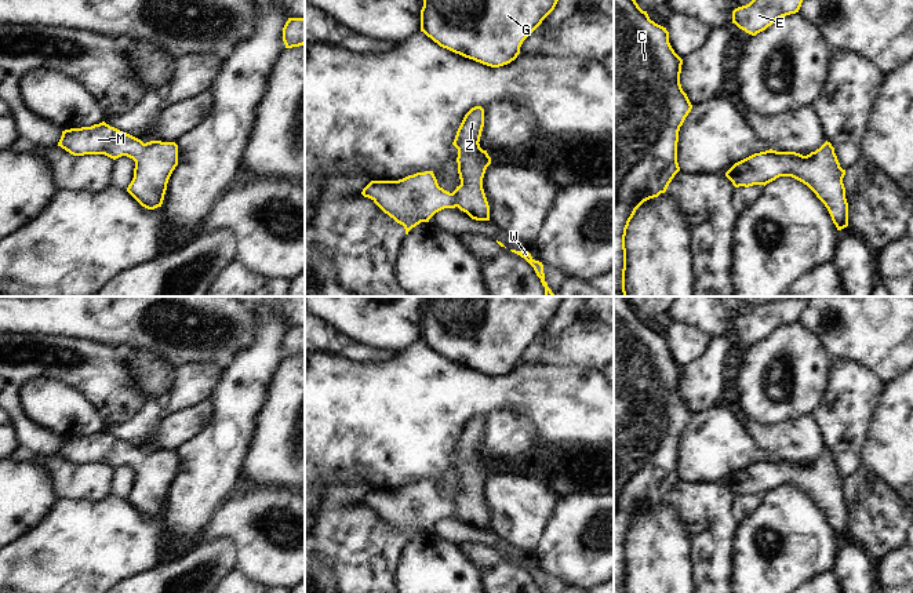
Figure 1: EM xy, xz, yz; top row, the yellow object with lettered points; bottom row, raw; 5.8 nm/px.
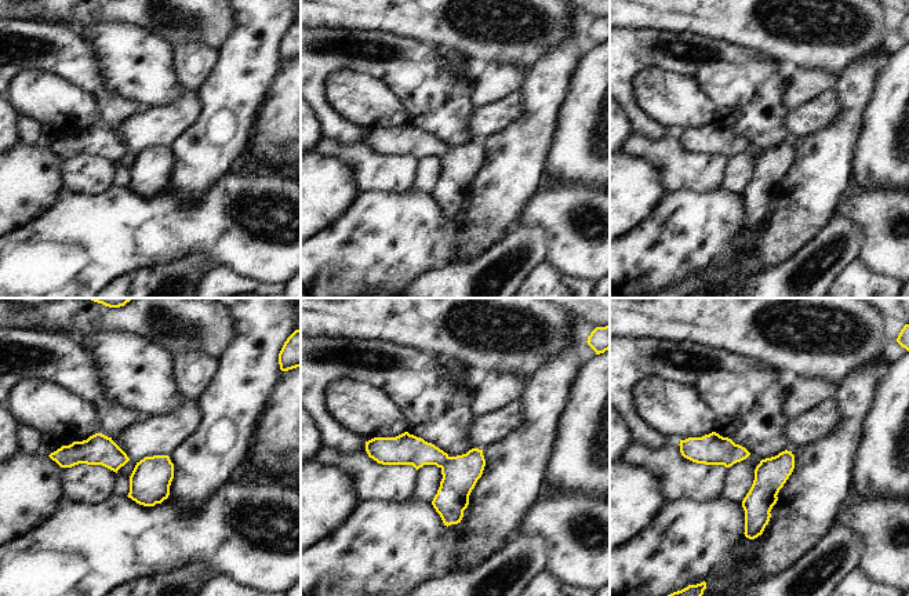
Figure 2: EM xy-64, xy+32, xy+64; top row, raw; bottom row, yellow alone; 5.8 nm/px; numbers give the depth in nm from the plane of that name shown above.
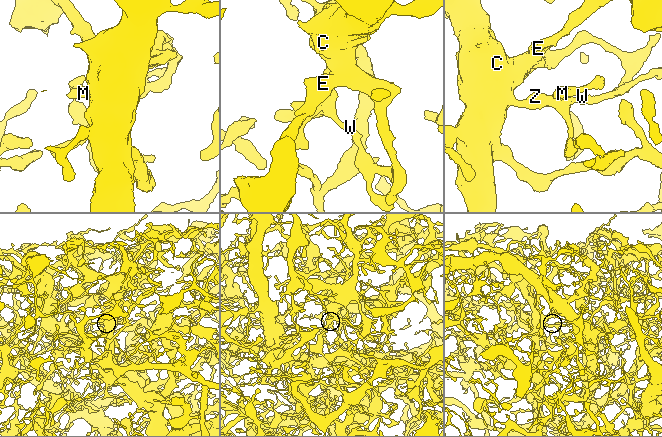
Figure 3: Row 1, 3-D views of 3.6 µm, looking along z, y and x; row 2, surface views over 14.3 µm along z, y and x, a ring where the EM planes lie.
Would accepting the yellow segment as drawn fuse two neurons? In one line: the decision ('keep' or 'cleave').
keep

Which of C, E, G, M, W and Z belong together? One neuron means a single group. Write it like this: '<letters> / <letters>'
C E G M W Z

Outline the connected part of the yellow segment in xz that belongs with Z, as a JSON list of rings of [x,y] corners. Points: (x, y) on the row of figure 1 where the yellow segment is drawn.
[[[472,108],[463,117],[452,145],[458,149],[461,185],[450,193],[439,186],[433,171],[417,172],[399,181],[371,181],[361,192],[385,214],[403,225],[405,234],[444,208],[458,207],[472,219],[490,221],[483,178],[491,157],[480,148],[484,109]]]

